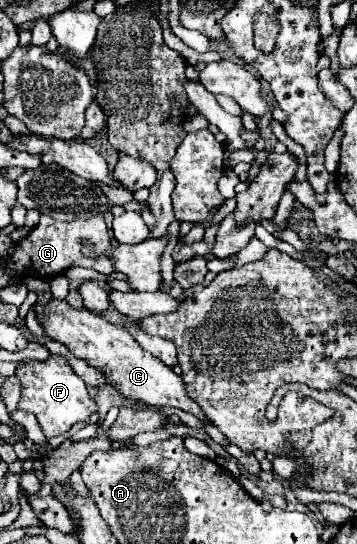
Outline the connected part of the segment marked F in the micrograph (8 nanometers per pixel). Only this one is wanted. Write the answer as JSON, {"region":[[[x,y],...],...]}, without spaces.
{"region":[[[50,354],[50,358],[44,362],[32,360],[26,366],[20,366],[16,374],[20,376],[22,382],[22,396],[18,402],[18,410],[32,412],[38,418],[46,438],[64,434],[72,424],[88,420],[88,416],[96,410],[96,402],[88,396],[84,380],[76,376],[68,360],[60,354]]]}

